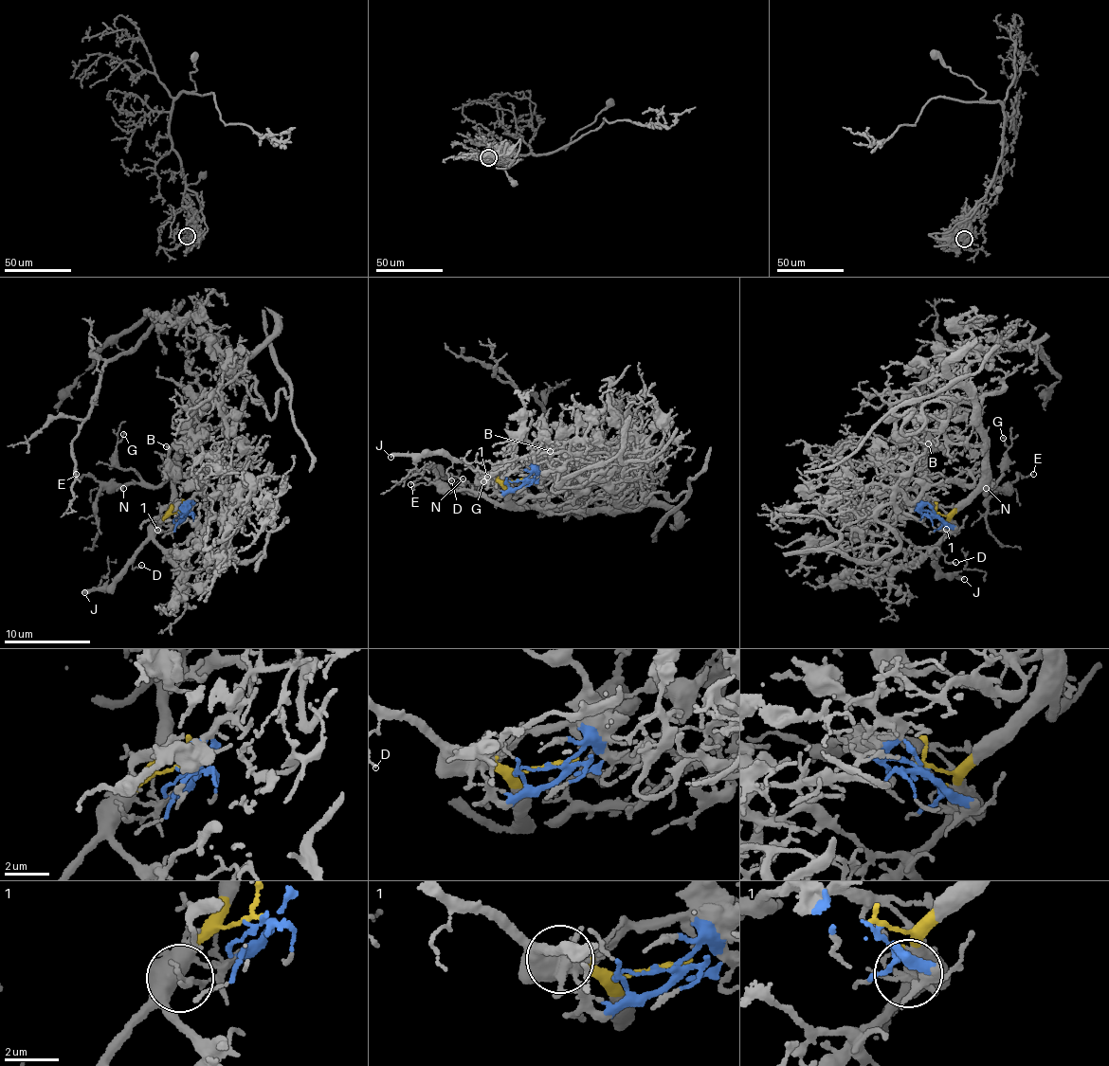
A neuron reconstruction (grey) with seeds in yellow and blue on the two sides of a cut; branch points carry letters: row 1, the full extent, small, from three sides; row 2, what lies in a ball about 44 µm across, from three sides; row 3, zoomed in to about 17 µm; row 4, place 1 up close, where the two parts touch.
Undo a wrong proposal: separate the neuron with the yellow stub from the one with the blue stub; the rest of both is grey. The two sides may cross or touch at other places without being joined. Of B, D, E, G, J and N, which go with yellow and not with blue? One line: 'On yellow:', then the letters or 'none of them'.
On yellow: D, E, G, J, N

